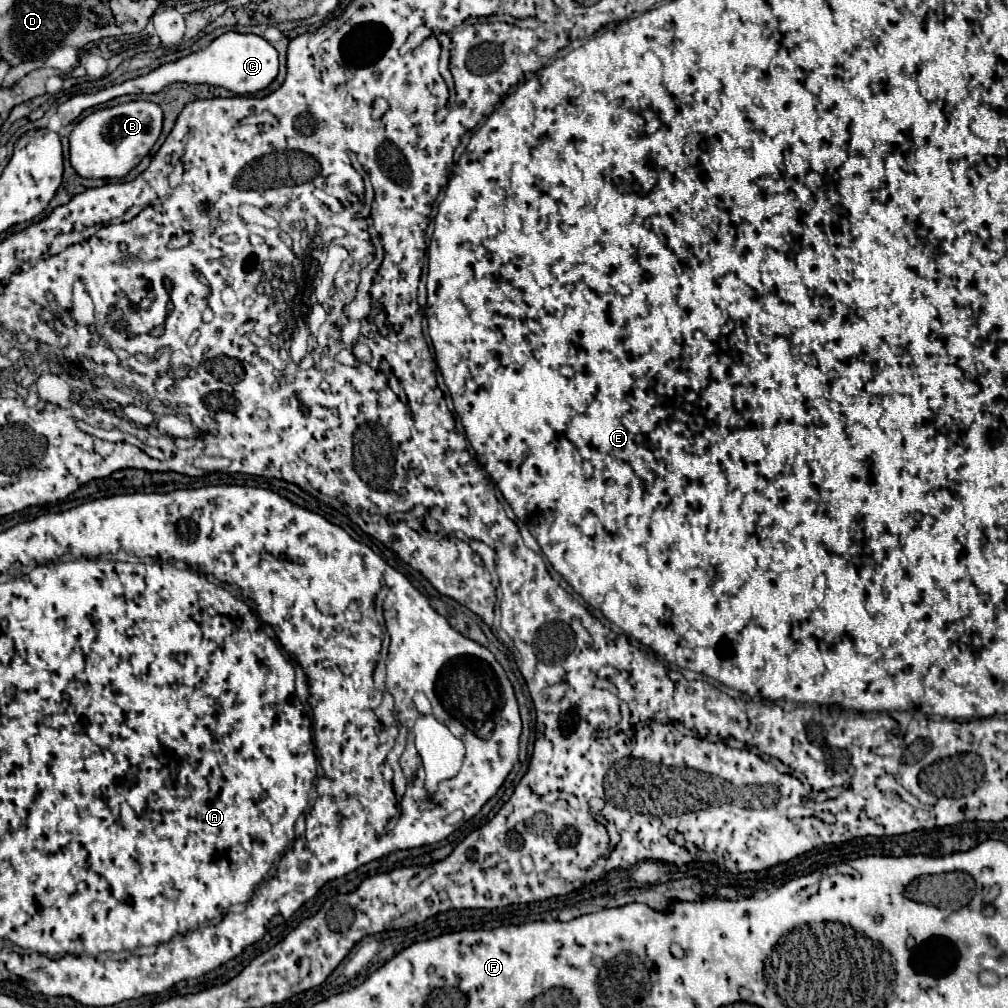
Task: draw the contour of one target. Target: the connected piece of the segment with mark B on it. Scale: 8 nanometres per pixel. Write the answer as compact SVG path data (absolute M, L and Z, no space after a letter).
M132 100L112 108L100 108L82 118L70 134L70 162L84 178L122 178L126 176L154 146L162 132L162 108L148 100Z

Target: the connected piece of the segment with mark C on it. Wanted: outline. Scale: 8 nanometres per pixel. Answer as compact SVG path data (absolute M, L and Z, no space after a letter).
M226 32L222 36L218 36L216 40L212 40L206 48L198 50L198 52L192 52L184 58L178 58L174 62L168 62L168 64L162 64L158 66L156 70L140 76L140 78L132 78L132 80L126 80L124 84L116 84L116 86L110 86L110 88L104 88L104 90L98 90L94 94L78 94L78 96L72 96L70 100L66 100L64 104L58 106L58 116L62 118L64 124L70 124L74 122L84 110L92 108L92 106L98 106L98 104L104 104L112 98L118 98L118 96L124 96L124 94L138 94L140 92L146 92L146 94L152 94L152 92L160 92L162 88L174 84L174 82L188 82L188 84L212 84L212 86L222 86L222 88L228 88L236 94L252 94L252 92L258 92L258 90L264 90L278 74L278 52L274 50L274 46L270 42L266 42L264 38L256 36L256 34L240 34L240 32Z

